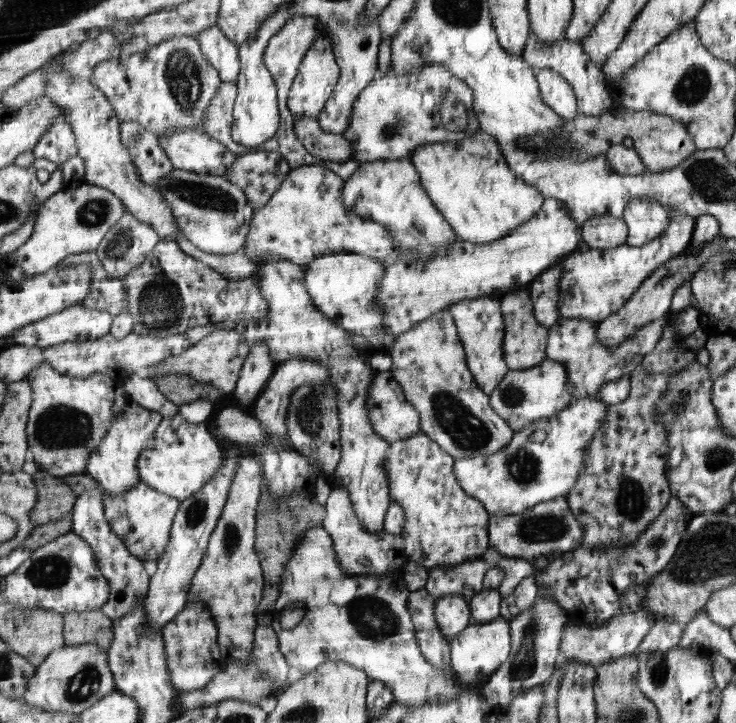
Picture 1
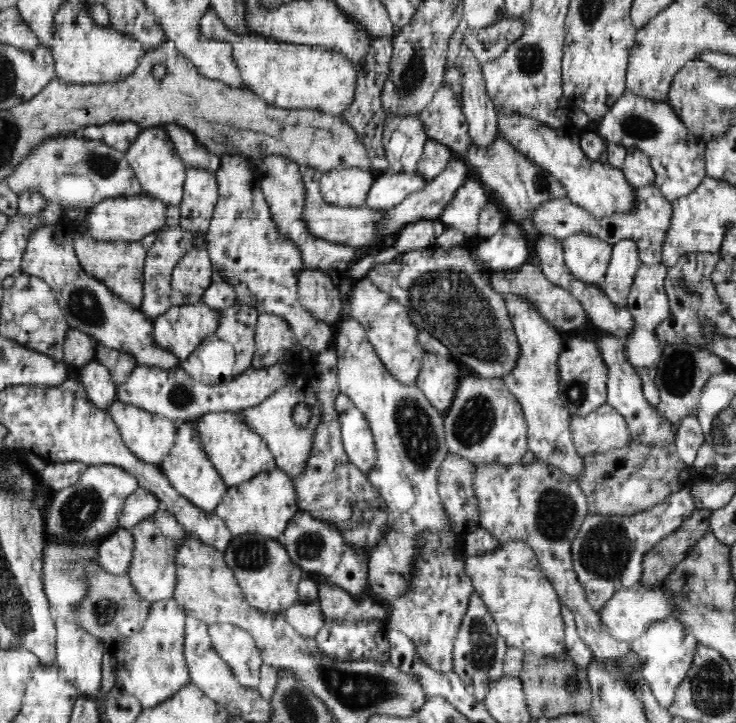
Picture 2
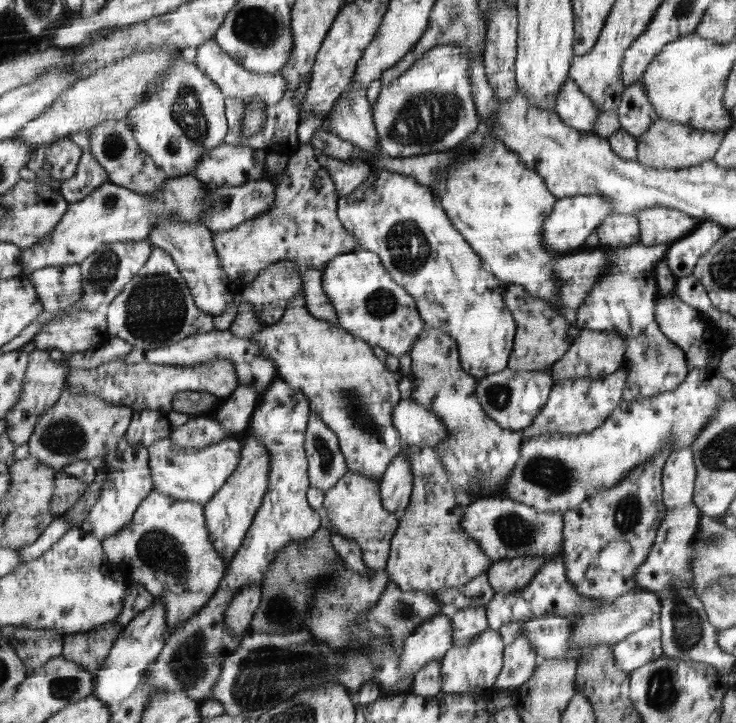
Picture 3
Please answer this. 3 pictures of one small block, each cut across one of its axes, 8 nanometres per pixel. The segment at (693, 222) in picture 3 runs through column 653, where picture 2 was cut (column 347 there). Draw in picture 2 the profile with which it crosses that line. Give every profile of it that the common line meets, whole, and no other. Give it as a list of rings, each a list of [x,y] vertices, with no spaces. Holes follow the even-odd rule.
[[[306,165],[300,167],[305,183],[306,200],[303,204],[301,218],[305,222],[305,228],[313,236],[321,240],[332,241],[351,247],[379,244],[383,238],[390,234],[381,234],[381,220],[385,211],[372,209],[368,205],[361,207],[341,207],[326,203],[320,195],[320,171]]]

